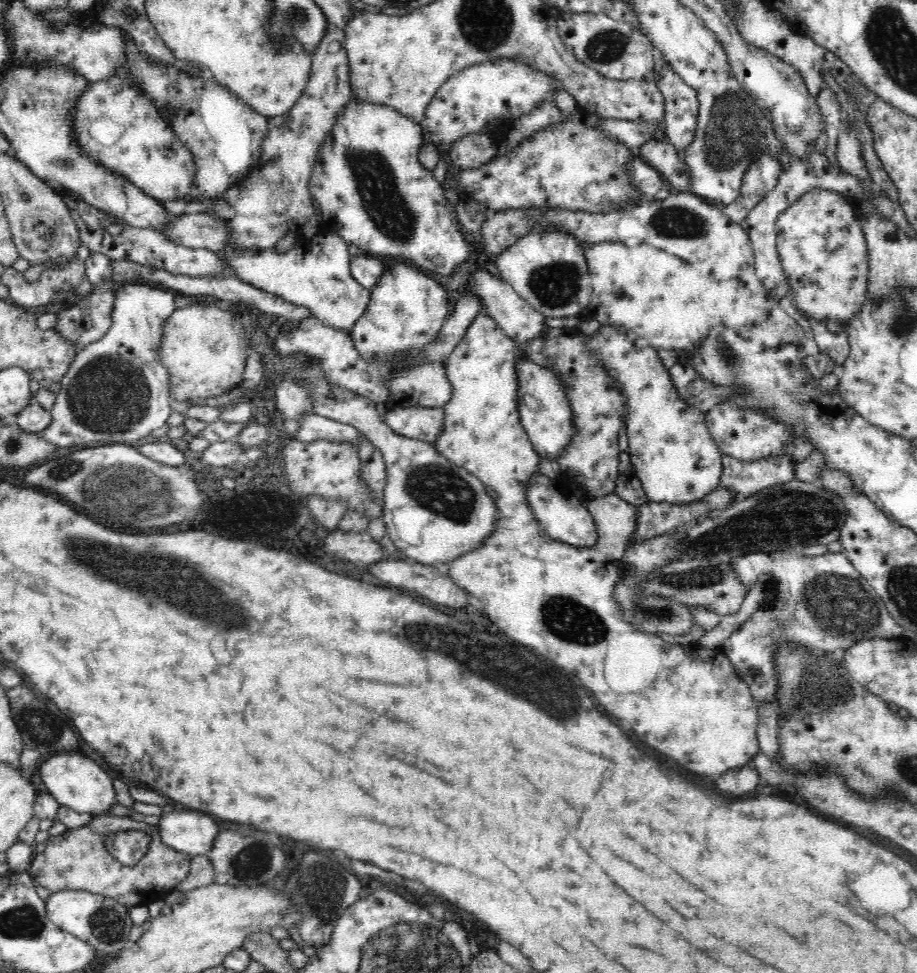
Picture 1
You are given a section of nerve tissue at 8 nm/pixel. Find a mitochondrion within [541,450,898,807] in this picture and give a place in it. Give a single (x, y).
(799, 516)

